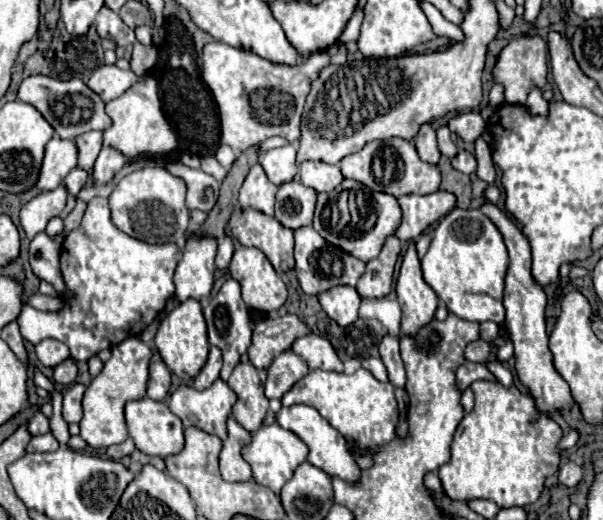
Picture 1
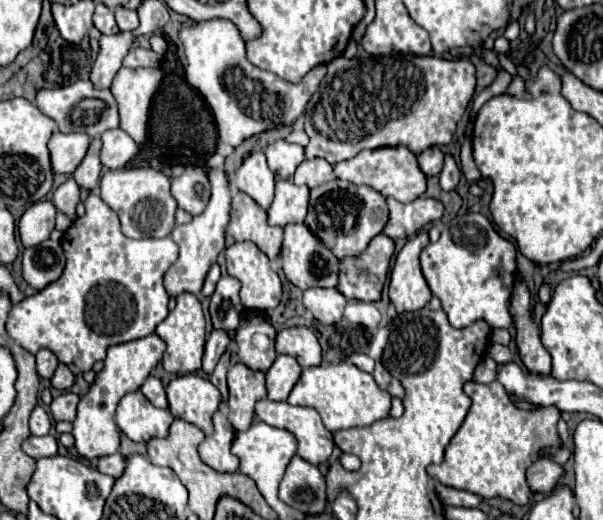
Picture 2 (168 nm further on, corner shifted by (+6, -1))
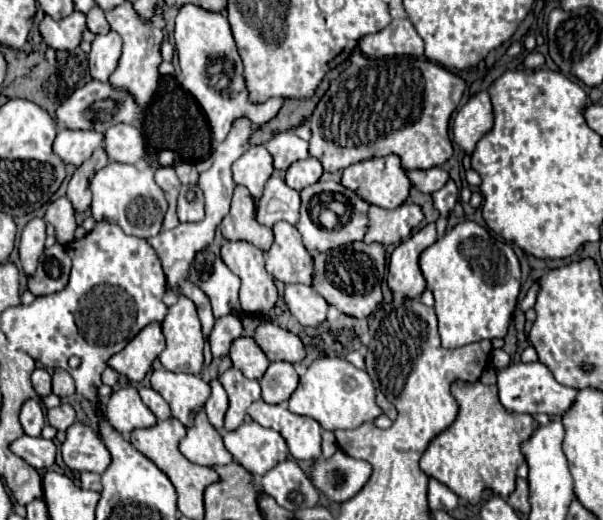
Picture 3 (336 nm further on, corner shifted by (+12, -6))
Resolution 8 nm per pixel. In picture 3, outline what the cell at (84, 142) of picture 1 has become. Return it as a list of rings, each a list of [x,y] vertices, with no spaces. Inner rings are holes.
[[[104,147],[96,149],[96,153],[92,153],[92,157],[88,161],[84,161],[76,173],[72,175],[70,183],[68,183],[68,201],[72,203],[76,213],[84,213],[90,207],[90,179],[96,175],[98,169],[102,169],[104,165],[108,165],[108,155],[104,151]]]

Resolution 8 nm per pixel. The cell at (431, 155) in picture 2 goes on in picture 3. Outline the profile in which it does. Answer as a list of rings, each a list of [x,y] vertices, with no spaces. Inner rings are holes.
[[[436,167],[436,169],[426,169],[426,171],[412,171],[408,173],[408,179],[420,193],[434,193],[442,189],[450,177],[444,169]]]

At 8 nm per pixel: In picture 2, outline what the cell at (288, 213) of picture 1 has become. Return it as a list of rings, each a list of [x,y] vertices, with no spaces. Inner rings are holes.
[[[278,180],[274,202],[268,208],[268,224],[280,228],[288,224],[302,224],[308,212],[308,194],[310,190],[306,186],[296,186],[290,180]]]

